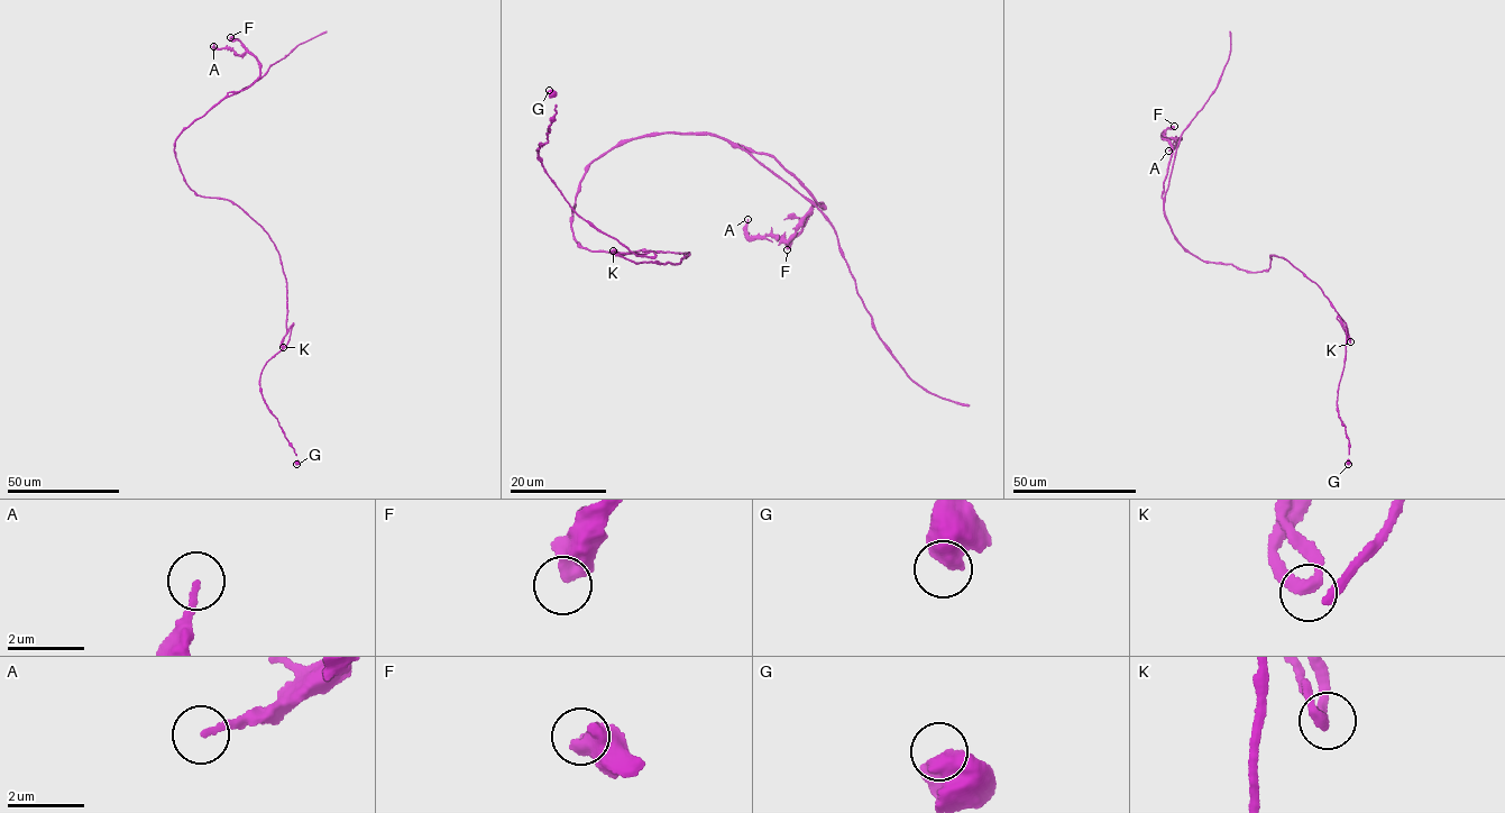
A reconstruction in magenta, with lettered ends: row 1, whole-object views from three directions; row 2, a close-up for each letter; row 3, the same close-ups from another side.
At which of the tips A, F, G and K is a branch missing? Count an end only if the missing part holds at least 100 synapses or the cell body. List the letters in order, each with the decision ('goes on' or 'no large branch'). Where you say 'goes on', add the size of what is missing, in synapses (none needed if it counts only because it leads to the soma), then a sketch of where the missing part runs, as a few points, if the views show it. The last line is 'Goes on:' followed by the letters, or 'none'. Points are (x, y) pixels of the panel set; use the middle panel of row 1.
A: no large branch
F: no large branch
G: no large branch
K: no large branch
Goes on: none

